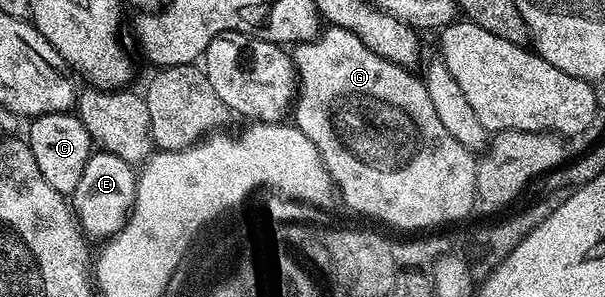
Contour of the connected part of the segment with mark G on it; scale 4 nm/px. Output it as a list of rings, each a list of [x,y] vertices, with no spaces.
[[[339,26],[323,29],[317,38],[311,42],[299,42],[293,47],[294,72],[296,75],[296,101],[292,106],[292,122],[297,126],[320,152],[322,162],[327,172],[334,180],[337,193],[358,214],[367,214],[370,218],[379,218],[390,226],[399,226],[402,230],[422,230],[425,226],[442,226],[445,222],[458,222],[470,214],[470,209],[476,206],[476,191],[478,188],[478,162],[472,156],[471,148],[465,147],[444,127],[443,121],[437,116],[437,110],[432,106],[432,99],[426,91],[425,81],[418,78],[407,67],[398,66],[384,56],[380,56],[372,48],[364,44],[360,36]]]

